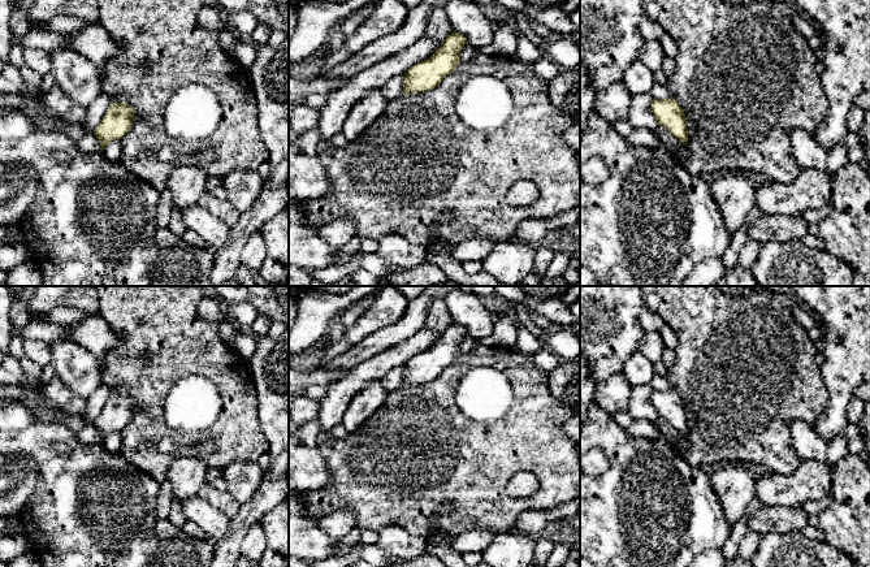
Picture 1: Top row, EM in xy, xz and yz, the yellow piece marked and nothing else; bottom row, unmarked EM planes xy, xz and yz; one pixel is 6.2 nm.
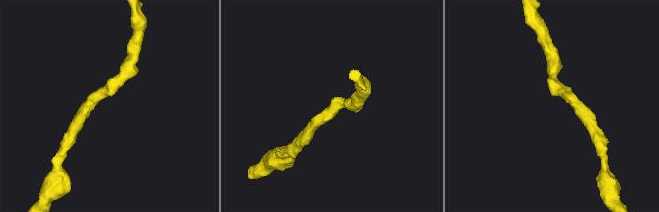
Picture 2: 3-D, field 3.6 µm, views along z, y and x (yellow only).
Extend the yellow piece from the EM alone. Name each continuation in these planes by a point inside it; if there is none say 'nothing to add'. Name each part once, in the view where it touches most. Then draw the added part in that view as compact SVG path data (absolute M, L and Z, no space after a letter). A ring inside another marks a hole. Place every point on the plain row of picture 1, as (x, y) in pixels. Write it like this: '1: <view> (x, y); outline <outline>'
nothing to add

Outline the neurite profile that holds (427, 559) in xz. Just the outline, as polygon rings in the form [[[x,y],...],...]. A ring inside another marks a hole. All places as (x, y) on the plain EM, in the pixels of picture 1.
[[[424,553],[423,555],[404,563],[404,564],[391,564],[388,567],[446,567],[442,560],[437,557]]]

